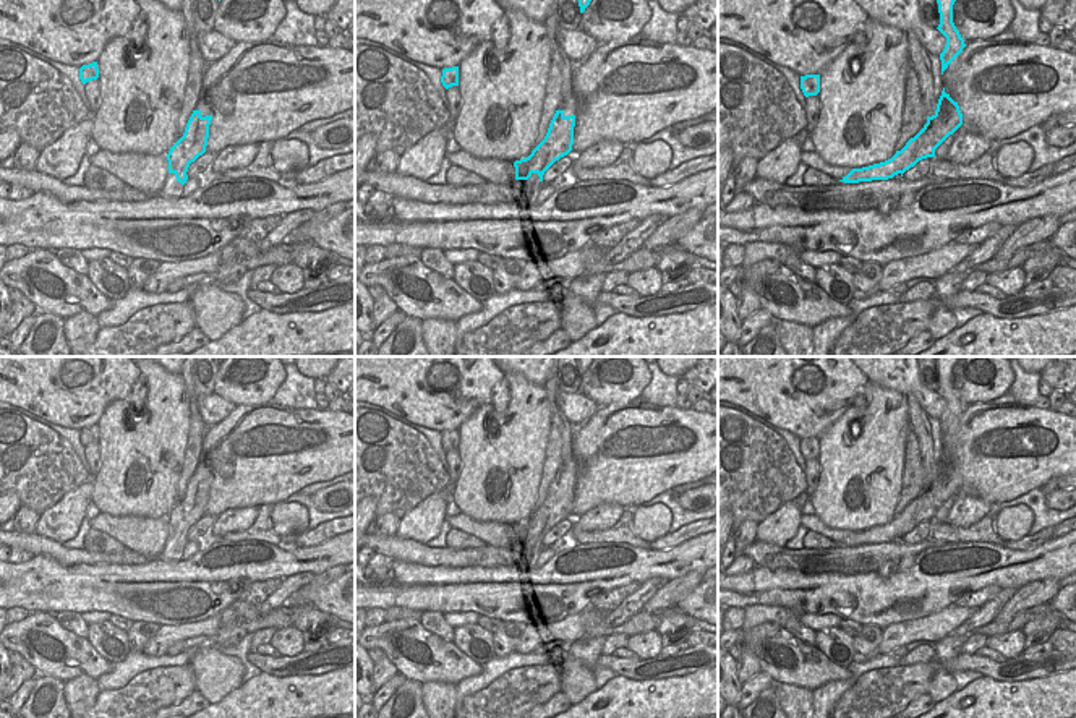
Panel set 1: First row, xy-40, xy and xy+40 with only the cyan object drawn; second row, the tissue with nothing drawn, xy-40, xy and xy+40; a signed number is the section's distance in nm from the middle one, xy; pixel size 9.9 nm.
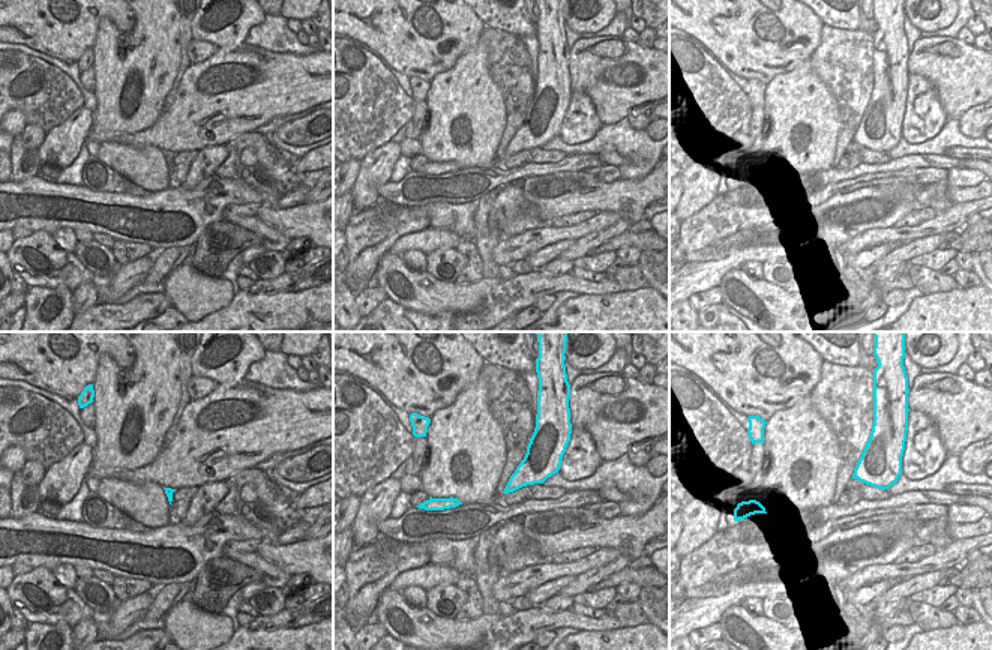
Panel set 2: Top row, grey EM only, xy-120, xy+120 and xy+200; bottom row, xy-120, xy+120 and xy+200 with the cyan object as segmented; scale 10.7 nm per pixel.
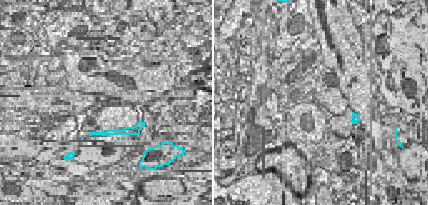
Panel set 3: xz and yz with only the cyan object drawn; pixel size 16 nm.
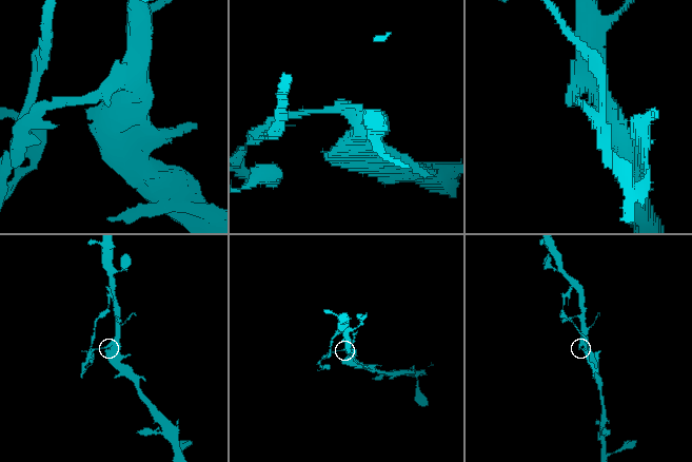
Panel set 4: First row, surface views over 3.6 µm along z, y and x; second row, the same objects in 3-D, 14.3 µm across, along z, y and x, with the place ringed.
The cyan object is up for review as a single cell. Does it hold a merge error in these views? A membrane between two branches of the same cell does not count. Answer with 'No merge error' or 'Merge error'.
Merge error

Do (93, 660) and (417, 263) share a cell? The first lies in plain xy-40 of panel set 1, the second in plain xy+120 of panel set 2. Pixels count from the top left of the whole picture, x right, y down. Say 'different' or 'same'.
different

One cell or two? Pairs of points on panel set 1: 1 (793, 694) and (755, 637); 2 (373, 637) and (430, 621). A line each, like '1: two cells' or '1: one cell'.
1: two cells
2: two cells

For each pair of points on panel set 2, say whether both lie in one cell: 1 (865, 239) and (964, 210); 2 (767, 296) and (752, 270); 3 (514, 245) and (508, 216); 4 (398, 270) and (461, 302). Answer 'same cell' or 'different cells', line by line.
1: same cell
2: different cells
3: different cells
4: same cell

